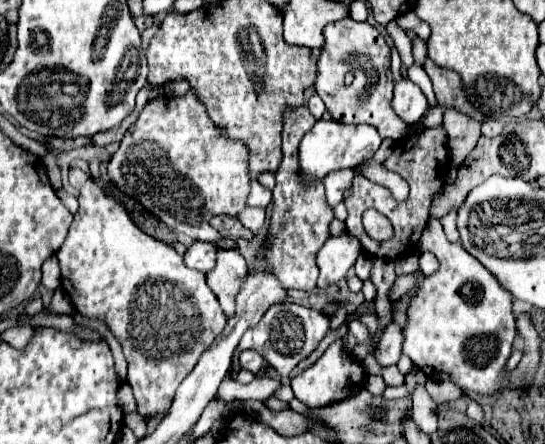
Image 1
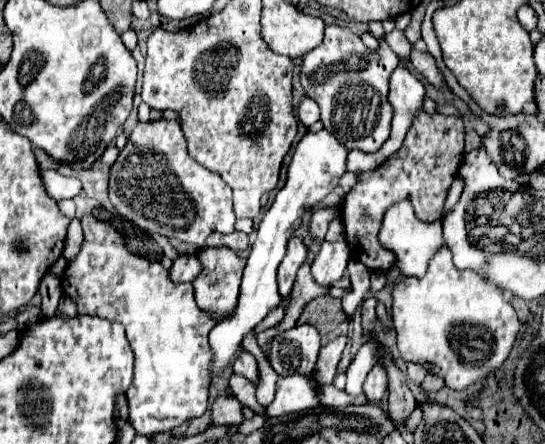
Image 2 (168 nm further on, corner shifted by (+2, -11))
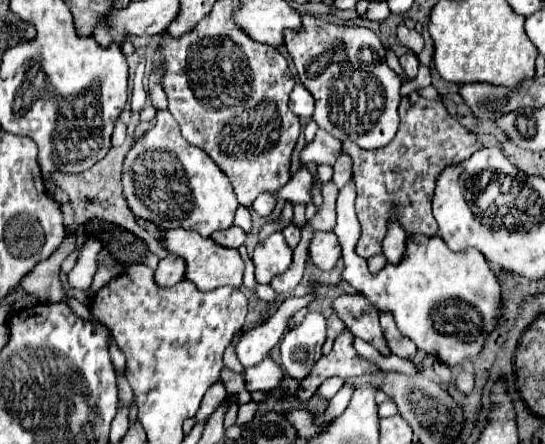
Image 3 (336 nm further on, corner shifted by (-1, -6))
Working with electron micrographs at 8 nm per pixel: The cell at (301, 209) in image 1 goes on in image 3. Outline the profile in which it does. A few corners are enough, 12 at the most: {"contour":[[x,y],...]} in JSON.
{"contour":[[275,232],[253,252],[255,278],[269,284],[289,270],[293,250]]}

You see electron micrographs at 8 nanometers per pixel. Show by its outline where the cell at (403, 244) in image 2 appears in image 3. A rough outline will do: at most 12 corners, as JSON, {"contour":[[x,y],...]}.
{"contour":[[393,216],[383,238],[383,254],[391,264],[403,260],[407,238],[403,224]]}

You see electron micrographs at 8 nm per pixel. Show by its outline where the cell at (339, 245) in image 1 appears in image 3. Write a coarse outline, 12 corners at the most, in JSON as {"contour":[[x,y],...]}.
{"contour":[[317,232],[309,256],[331,272],[341,260],[335,232]]}

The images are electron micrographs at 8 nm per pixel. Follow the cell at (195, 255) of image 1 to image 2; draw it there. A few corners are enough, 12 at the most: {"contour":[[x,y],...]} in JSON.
{"contour":[[180,255],[170,267],[174,283],[194,281],[202,265],[196,255]]}

